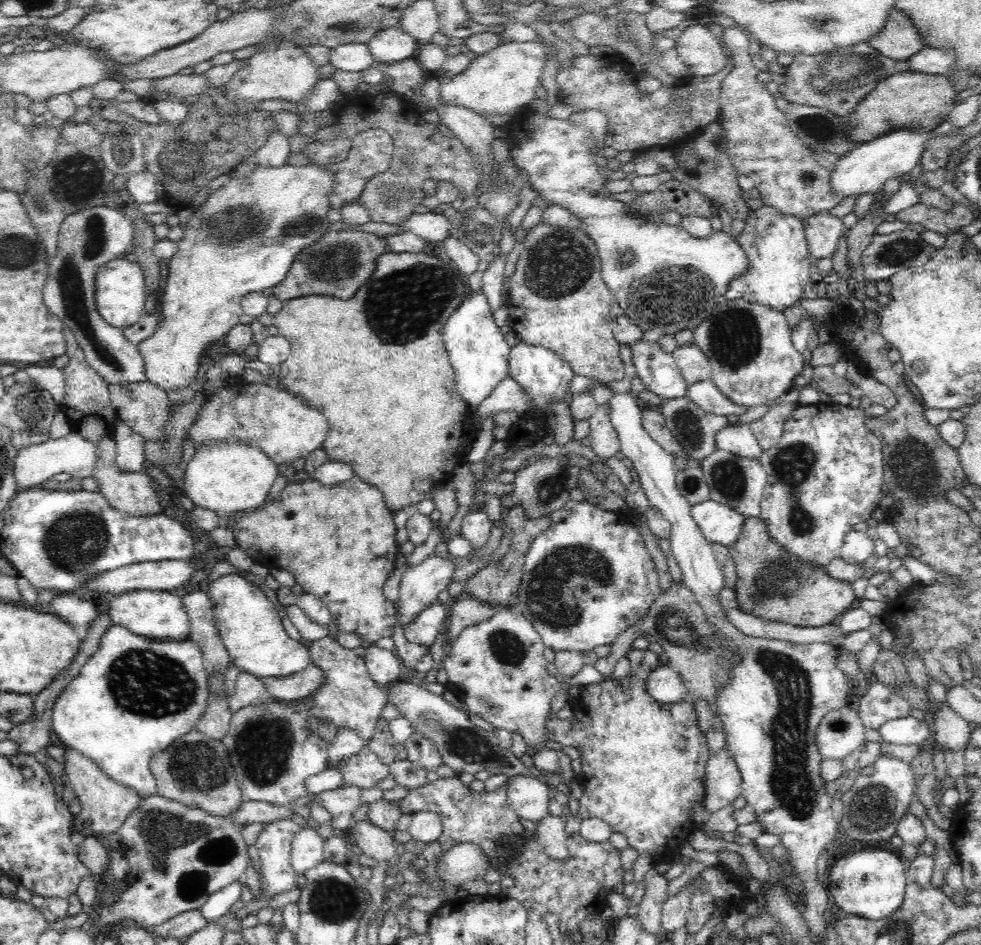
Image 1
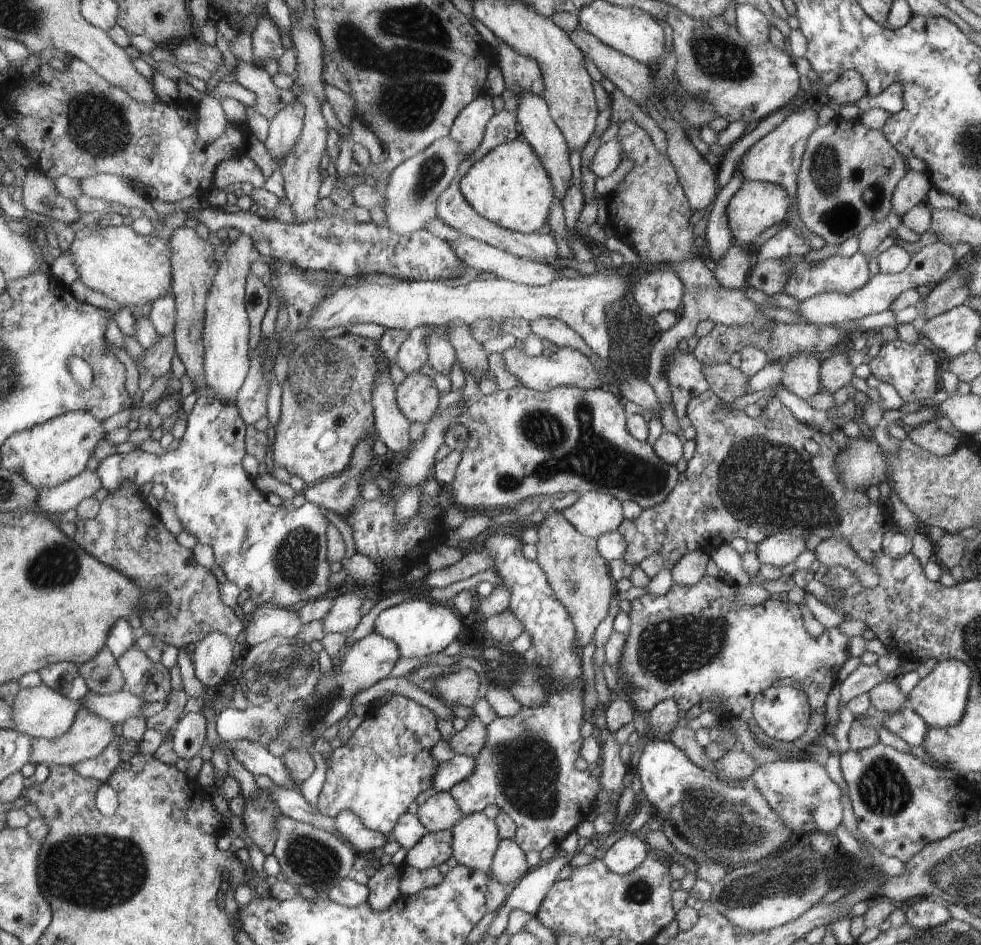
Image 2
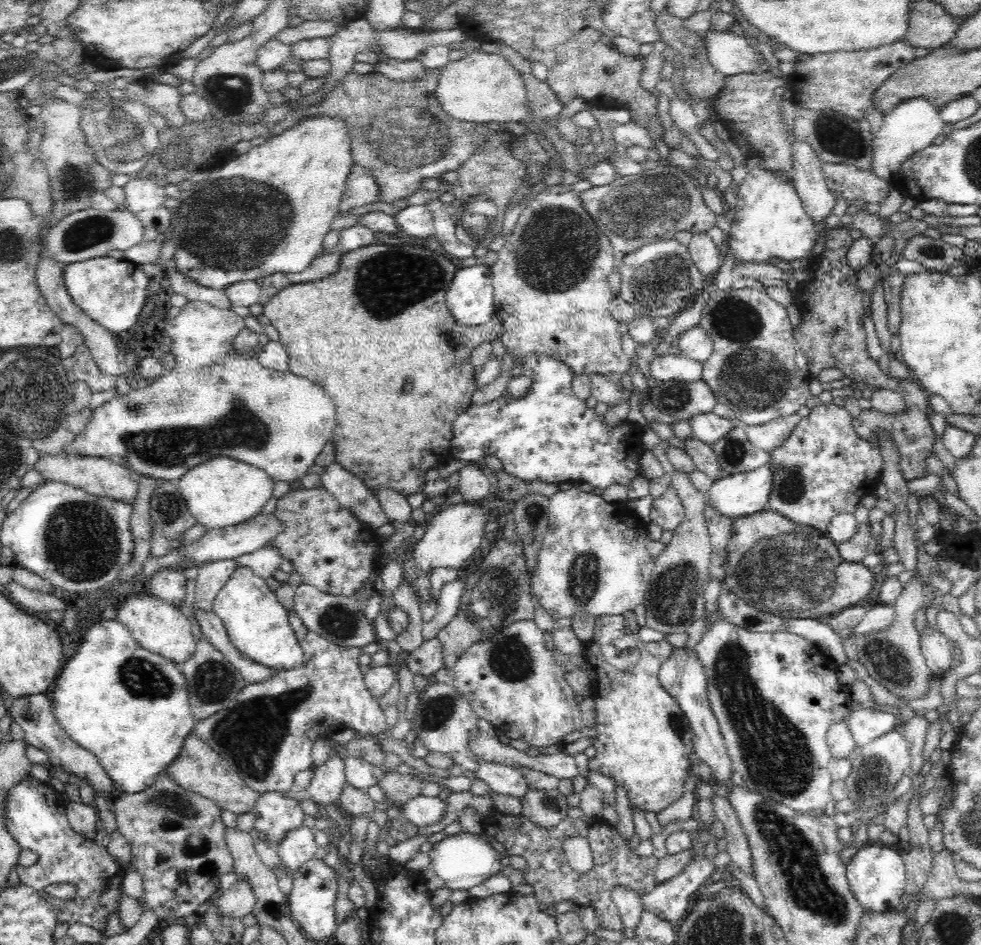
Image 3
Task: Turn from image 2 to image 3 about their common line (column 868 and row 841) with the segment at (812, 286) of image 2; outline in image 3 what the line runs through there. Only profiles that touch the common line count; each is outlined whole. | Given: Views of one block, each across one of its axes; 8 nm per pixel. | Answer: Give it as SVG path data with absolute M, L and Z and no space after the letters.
M278 791L263 792L259 796L257 803L255 804L256 821L254 829L264 833L267 838L264 841L267 846L276 848L282 844L282 840L286 838L288 831L294 831L303 826L304 822L304 810L300 807L300 803L286 795L286 793L280 793Z

